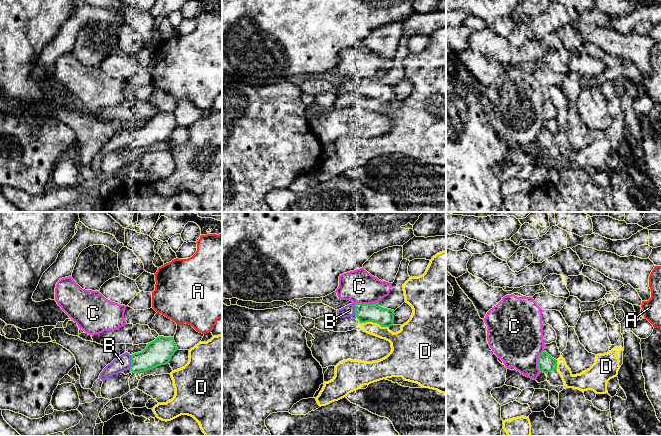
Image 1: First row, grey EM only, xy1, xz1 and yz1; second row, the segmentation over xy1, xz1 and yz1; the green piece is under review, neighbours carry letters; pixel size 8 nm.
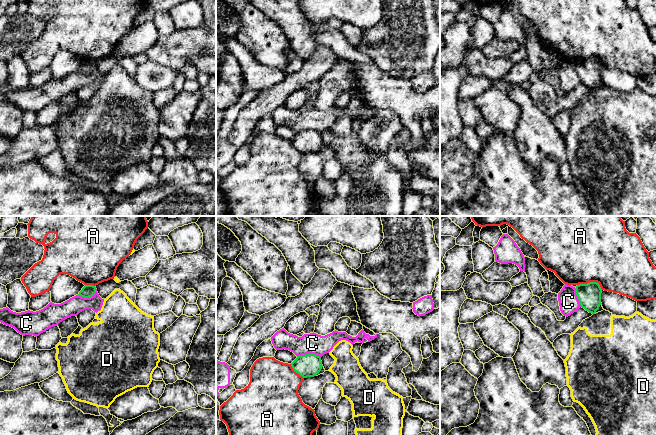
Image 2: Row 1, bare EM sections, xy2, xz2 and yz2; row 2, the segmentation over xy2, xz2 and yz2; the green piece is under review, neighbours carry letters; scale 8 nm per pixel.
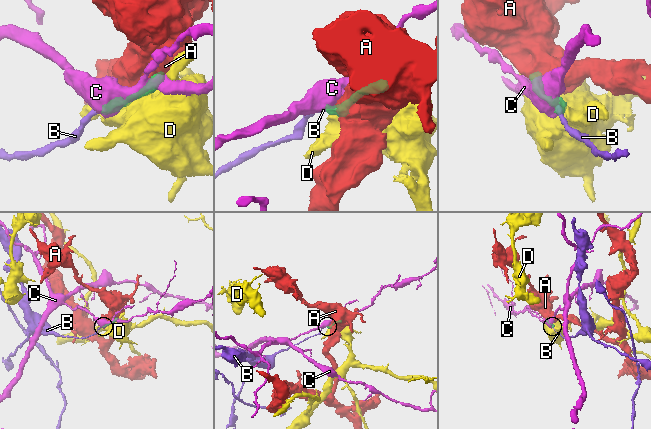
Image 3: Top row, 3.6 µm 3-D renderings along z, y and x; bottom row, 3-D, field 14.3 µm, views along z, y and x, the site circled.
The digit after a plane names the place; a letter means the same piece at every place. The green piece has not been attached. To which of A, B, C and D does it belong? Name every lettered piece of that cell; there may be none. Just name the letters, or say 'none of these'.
B

